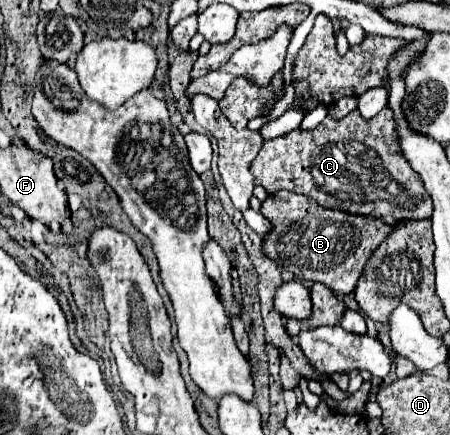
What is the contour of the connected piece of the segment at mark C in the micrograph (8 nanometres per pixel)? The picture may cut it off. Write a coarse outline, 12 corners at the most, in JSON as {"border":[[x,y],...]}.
{"border":[[393,111],[265,141],[249,169],[327,209],[429,219]]}

